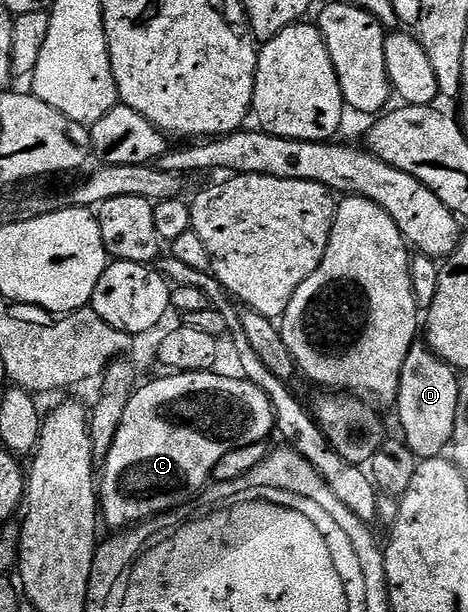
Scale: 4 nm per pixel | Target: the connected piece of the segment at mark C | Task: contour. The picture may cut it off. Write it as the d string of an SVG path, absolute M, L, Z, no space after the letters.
M205 371L202 373L178 373L169 372L168 377L160 377L157 381L148 381L139 386L133 393L130 403L126 403L126 415L122 415L121 426L118 427L117 435L114 437L113 446L110 447L109 457L103 468L98 473L98 513L112 531L127 531L143 522L150 521L154 517L167 515L181 505L189 504L193 499L204 492L210 481L210 467L222 459L222 455L230 455L230 451L250 447L267 442L268 436L273 436L276 428L276 412L272 409L271 399L266 391L259 389L254 383L245 380L243 376L223 377L217 371Z

